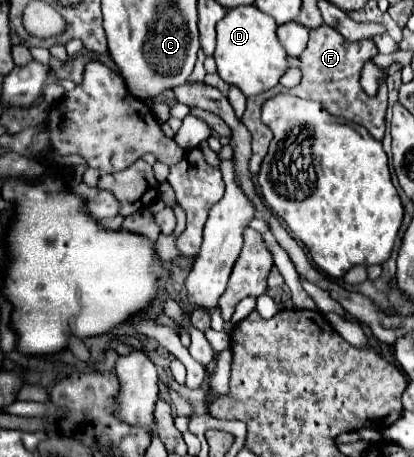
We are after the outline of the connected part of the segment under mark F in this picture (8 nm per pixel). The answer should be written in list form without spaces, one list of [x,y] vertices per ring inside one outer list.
[[[323,24],[311,30],[309,44],[305,52],[299,56],[303,80],[297,88],[287,90],[293,96],[305,100],[317,100],[335,116],[343,116],[355,124],[365,126],[373,138],[383,140],[385,136],[385,110],[387,110],[387,90],[381,90],[377,96],[367,96],[359,86],[359,74],[367,60],[377,54],[377,46],[371,38],[349,42],[335,28]]]

